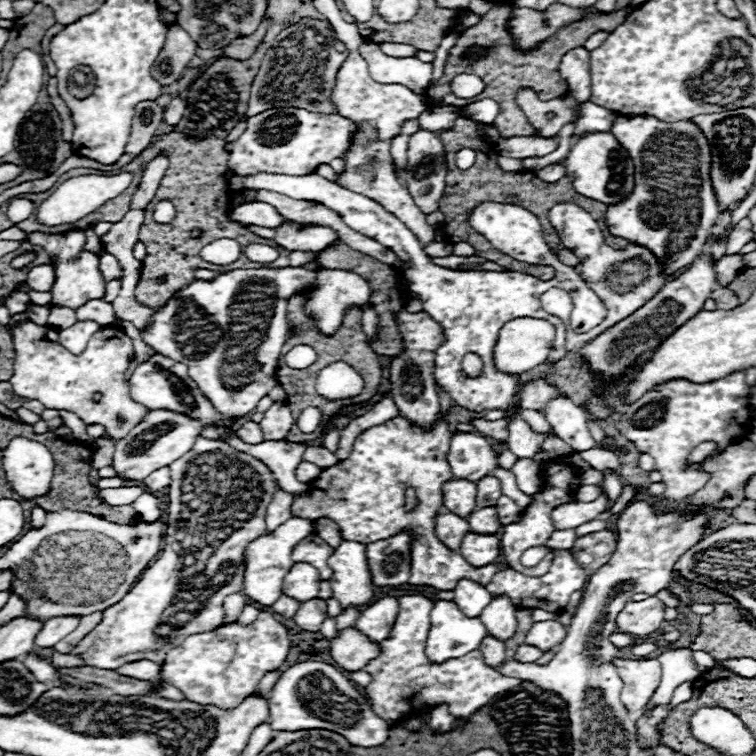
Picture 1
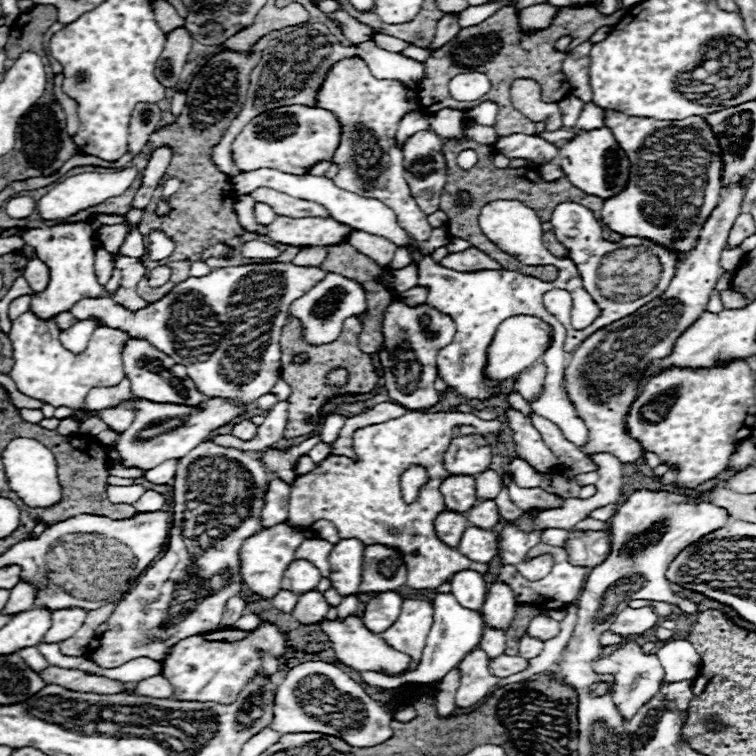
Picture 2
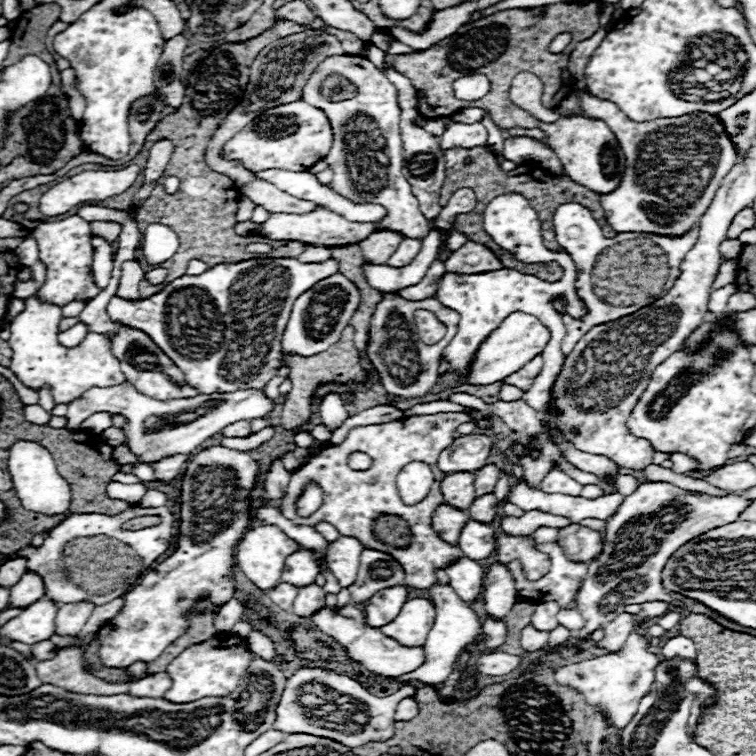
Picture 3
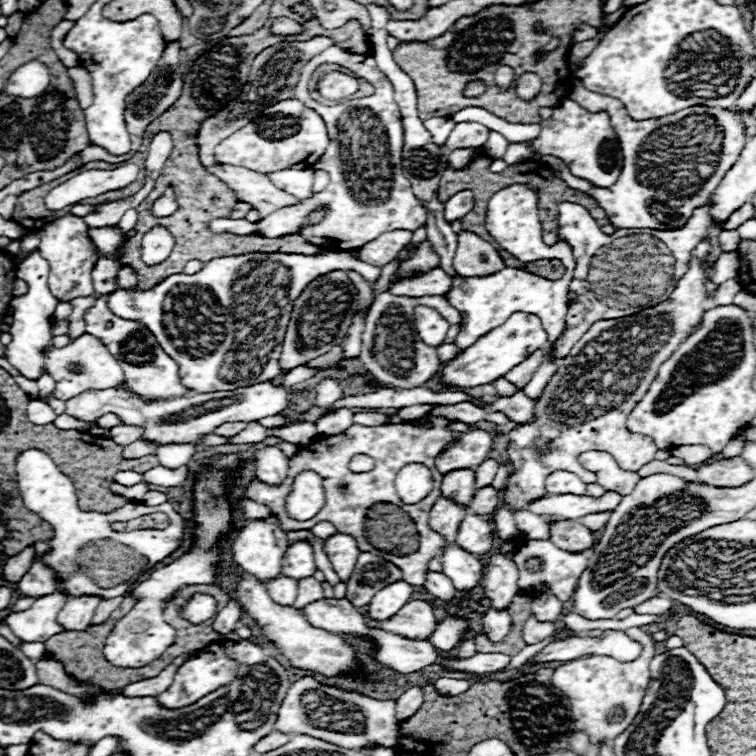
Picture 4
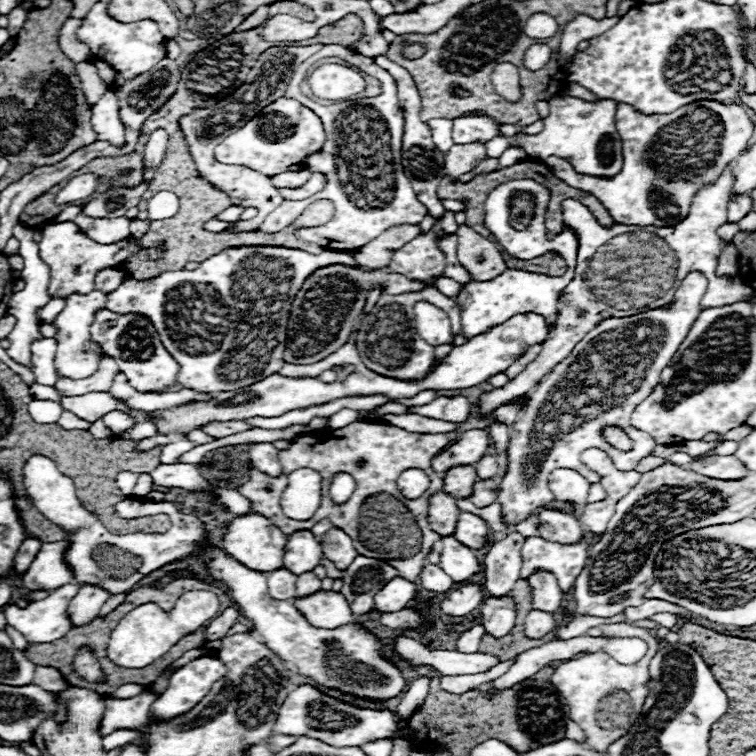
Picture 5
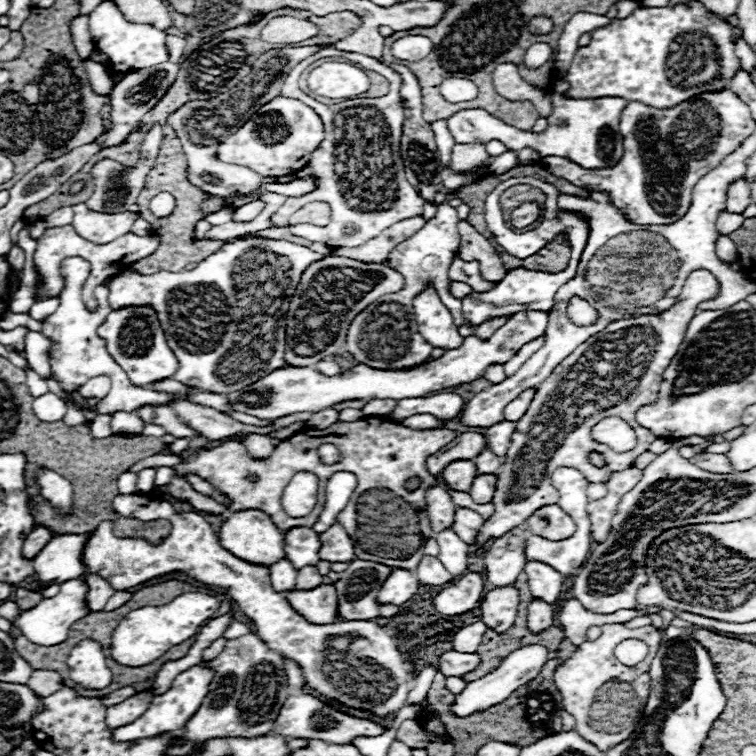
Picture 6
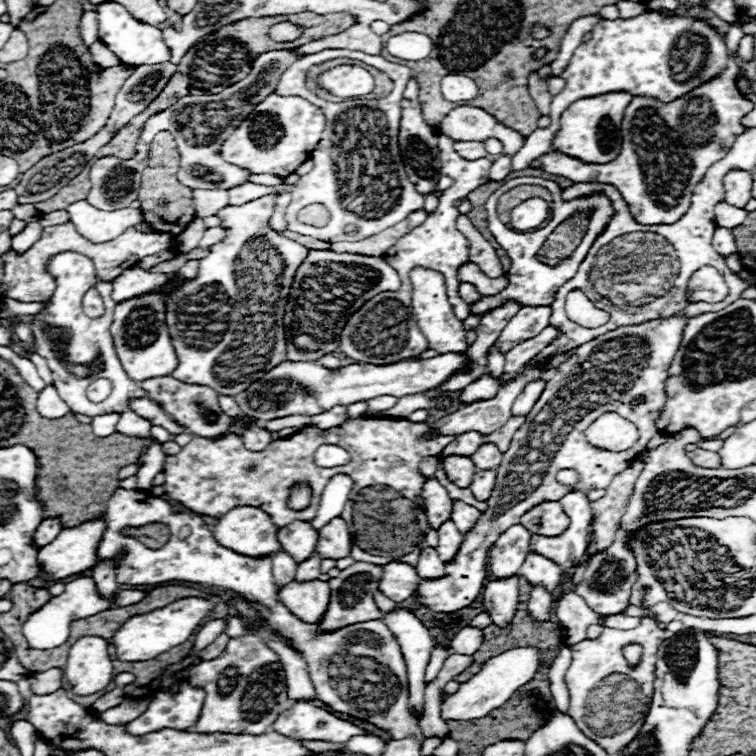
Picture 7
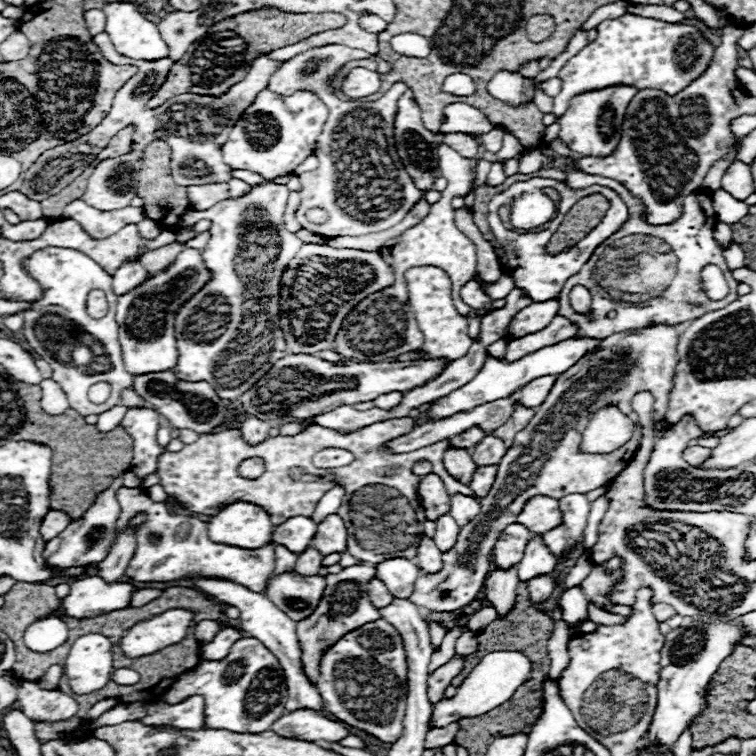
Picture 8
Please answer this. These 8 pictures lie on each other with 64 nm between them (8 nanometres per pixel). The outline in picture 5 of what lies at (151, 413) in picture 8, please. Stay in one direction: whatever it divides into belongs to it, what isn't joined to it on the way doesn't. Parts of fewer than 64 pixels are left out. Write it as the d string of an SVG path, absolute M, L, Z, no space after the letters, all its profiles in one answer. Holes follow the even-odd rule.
M108 412L108 414L104 416L104 422L106 422L106 426L108 426L114 434L124 432L124 430L136 426L136 420L134 420L130 414L126 414L126 412ZM144 472L144 474L140 474L140 476L138 476L138 482L136 482L134 490L132 490L132 496L144 498L146 494L150 494L150 492L152 492L152 486L154 486L152 476L150 476L148 472Z

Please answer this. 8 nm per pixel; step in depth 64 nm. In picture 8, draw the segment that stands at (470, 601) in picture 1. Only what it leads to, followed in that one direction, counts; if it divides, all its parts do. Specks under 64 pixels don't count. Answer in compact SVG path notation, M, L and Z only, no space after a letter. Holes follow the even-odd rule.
M450 514L440 516L440 518L436 520L436 532L434 532L434 542L436 542L436 546L442 548L442 552L450 550L450 548L454 546L454 542L456 542L458 532L460 532L460 528L458 528L458 524L454 522L454 518L452 518Z

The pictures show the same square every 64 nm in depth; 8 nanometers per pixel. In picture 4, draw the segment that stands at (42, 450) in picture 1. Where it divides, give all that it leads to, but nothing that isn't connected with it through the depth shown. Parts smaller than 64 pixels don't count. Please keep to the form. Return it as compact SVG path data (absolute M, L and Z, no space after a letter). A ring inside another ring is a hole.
M26 450L16 462L18 488L22 492L24 506L38 516L50 520L54 526L54 540L50 542L52 552L46 562L58 570L62 576L62 588L70 588L72 596L96 594L102 598L116 598L130 592L130 586L166 556L182 546L188 532L188 520L182 518L172 504L164 502L160 506L146 506L144 502L126 502L110 514L84 512L78 508L76 490L72 480L58 470L54 460L40 450ZM148 512L164 512L170 518L166 530L138 530L138 532L114 532L110 522L132 520Z

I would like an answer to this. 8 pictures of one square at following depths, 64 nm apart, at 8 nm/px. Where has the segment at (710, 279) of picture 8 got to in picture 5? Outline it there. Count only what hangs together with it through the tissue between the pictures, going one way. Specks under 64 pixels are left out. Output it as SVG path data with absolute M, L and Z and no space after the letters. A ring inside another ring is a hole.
M690 272L676 290L672 304L628 318L604 320L536 386L530 394L528 408L512 424L510 432L508 468L496 500L502 506L504 524L512 528L556 500L548 487L548 474L556 468L580 472L580 454L586 448L602 448L618 470L634 470L640 458L652 454L656 446L654 438L632 428L630 416L634 408L650 396L660 380L662 368L670 362L702 312L700 300L706 290L708 278L702 272ZM606 424L620 424L634 440L634 448L620 452L606 444L600 436L600 428ZM478 582L458 584L440 600L440 610L448 616L464 616L474 608L478 608L482 600L484 592Z

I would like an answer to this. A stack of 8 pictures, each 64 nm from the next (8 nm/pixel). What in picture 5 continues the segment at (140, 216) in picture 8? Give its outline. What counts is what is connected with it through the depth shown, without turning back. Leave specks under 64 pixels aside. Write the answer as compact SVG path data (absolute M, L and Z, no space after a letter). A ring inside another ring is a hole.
M80 212L74 222L78 228L82 228L84 236L90 236L90 240L98 244L112 244L126 236L130 236L130 224L132 220L126 216L120 218L88 218L84 212Z

